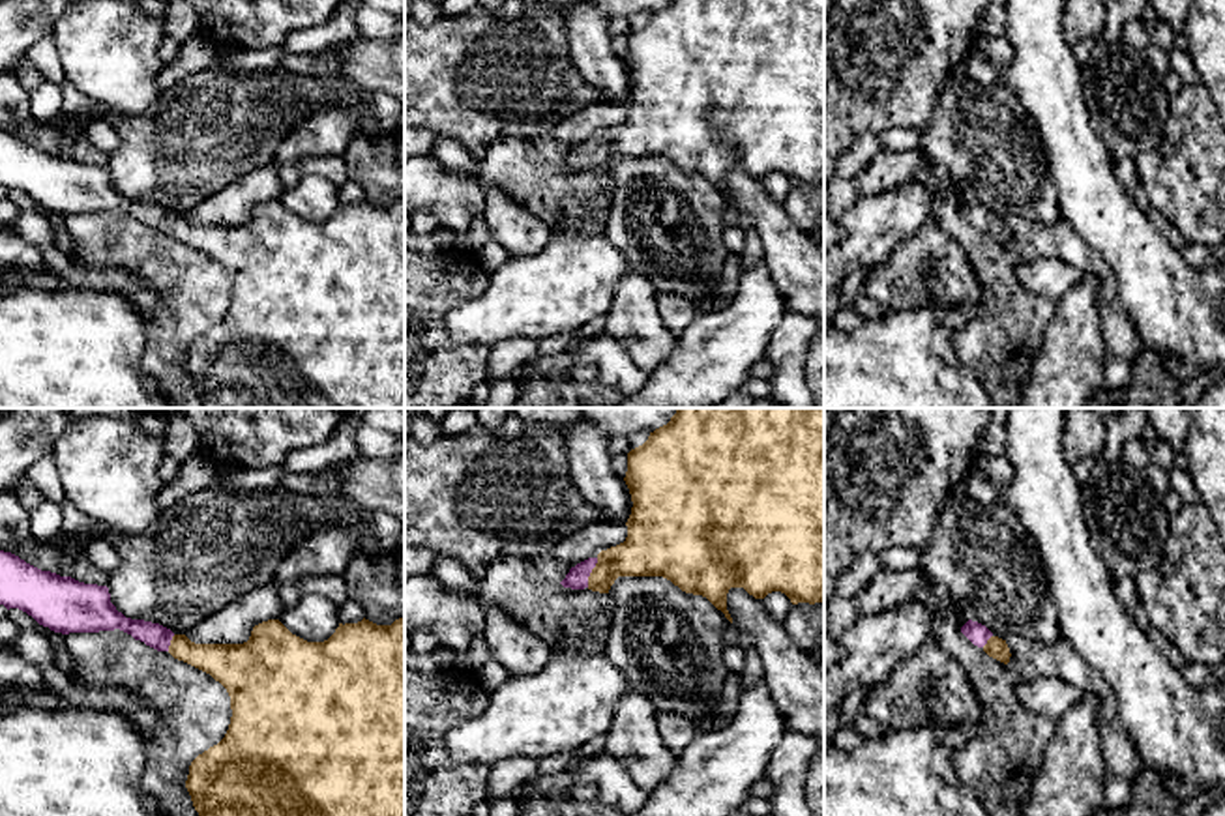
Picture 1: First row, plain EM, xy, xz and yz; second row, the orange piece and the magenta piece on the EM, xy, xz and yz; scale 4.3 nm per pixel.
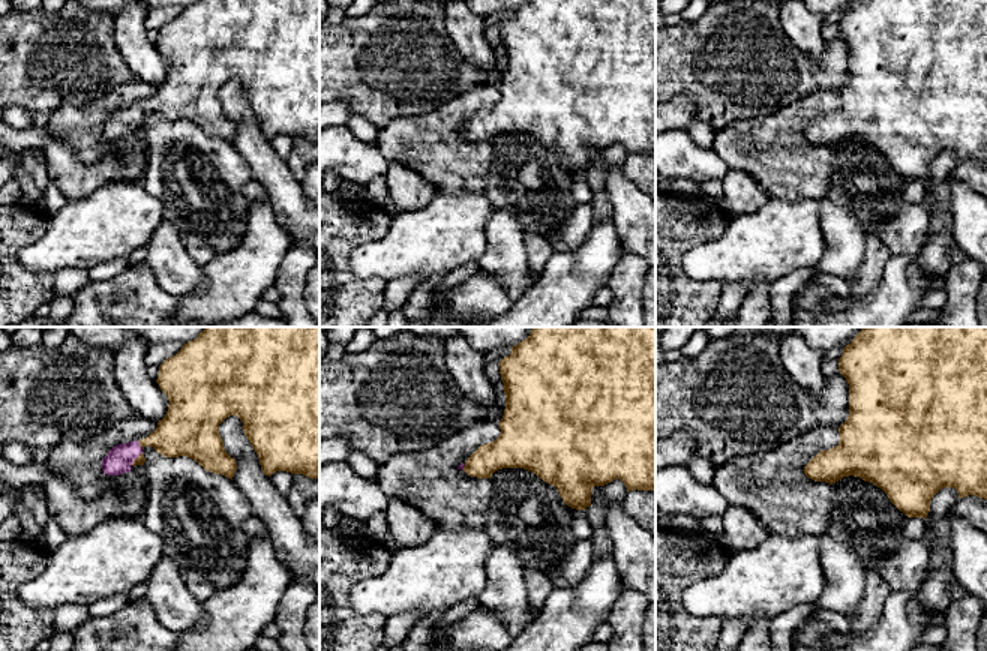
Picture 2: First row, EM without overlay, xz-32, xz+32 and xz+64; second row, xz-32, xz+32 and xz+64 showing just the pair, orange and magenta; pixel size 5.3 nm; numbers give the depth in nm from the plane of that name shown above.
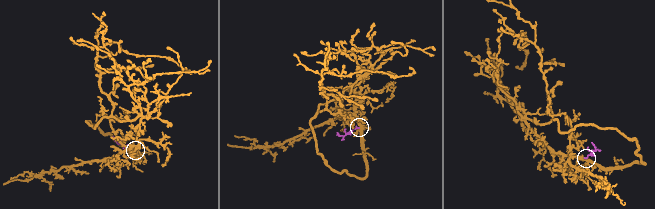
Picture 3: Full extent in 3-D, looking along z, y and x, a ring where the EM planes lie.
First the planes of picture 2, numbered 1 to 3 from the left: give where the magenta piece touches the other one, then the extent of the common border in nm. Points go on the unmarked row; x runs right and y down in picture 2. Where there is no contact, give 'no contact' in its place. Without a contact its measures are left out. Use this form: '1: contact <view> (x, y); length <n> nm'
1: contact xz-32 (140, 108); length 60 nm
2: contact xz+32 (464, 131); length 40 nm
3: no contact

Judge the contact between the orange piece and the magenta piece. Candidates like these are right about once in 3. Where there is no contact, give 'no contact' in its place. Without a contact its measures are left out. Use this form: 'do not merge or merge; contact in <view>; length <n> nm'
merge; contact in xz; length 140 nm

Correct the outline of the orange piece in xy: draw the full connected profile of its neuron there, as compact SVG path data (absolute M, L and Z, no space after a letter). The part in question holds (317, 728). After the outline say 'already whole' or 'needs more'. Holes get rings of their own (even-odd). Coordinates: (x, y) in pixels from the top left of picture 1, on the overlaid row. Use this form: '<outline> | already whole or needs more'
M0 550L0 605L19 608L54 633L99 633L120 629L157 651L169 651L219 681L230 696L225 737L199 754L185 788L199 816L405 816L405 616L391 625L369 619L339 623L324 642L292 634L279 619L253 627L244 644L195 644L185 634L125 618L111 603L107 586L41 571Z | needs more

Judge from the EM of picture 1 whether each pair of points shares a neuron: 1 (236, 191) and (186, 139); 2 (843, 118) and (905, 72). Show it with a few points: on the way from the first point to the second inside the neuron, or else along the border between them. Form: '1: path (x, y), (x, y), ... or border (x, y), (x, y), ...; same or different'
1: border (268, 165), (248, 171), (191, 208); different
2: path (858, 103), (890, 72); same

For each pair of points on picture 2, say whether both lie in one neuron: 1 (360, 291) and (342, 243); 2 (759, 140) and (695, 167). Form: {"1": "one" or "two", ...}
{"1": "one", "2": "two"}

